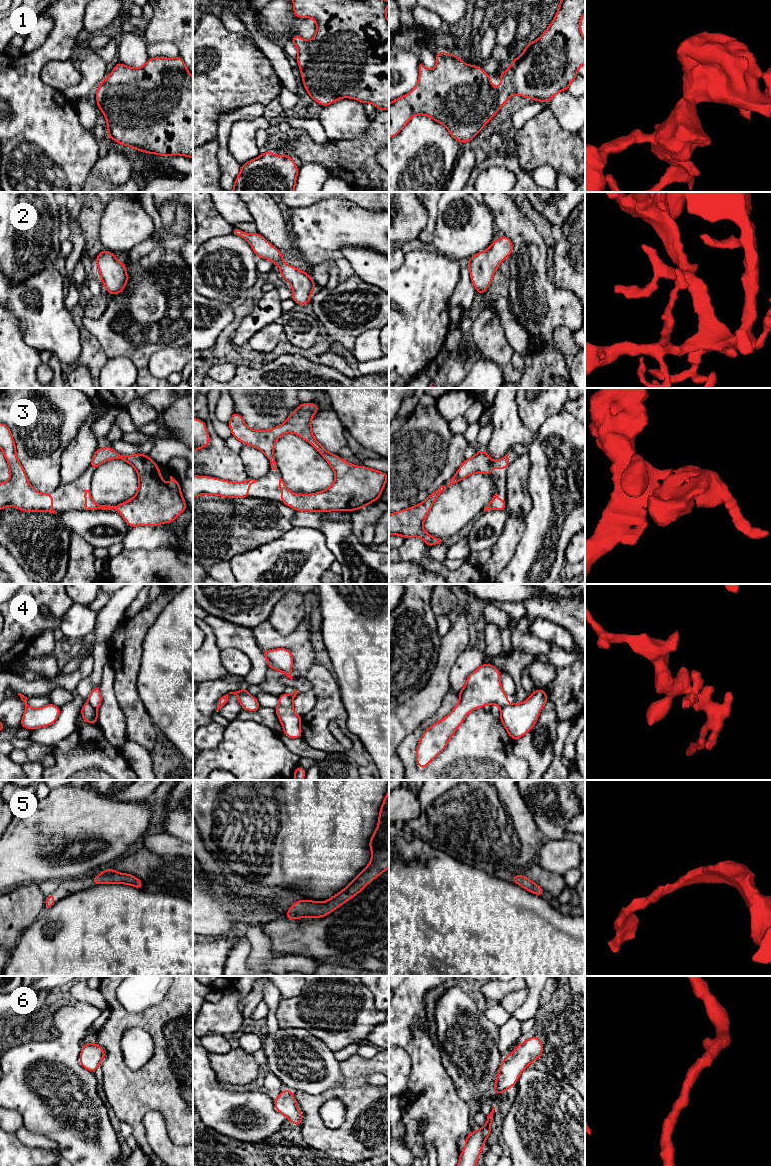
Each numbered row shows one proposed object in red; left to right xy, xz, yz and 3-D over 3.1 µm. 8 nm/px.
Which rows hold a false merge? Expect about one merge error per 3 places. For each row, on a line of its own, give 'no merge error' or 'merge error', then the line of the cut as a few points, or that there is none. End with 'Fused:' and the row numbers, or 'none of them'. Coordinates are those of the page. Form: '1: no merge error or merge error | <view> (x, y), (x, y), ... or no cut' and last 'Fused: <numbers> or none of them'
1: no merge error | no cut
2: no merge error | no cut
3: no merge error | no cut
4: merge error | xy (87, 702), (96, 710)
5: no merge error | no cut
6: no merge error | no cut
Fused: 4

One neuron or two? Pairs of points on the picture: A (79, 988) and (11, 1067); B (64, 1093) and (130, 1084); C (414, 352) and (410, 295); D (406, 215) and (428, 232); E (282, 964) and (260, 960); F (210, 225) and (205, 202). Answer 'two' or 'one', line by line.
A: two
B: two
C: one
D: two
E: two
F: one

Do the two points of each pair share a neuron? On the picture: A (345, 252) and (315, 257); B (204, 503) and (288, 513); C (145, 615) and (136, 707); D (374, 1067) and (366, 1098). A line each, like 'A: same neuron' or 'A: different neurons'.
A: different neurons
B: same neuron
C: same neuron
D: same neuron

